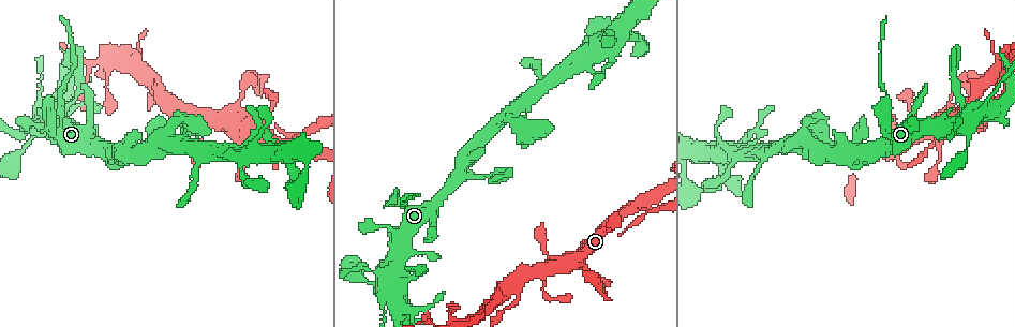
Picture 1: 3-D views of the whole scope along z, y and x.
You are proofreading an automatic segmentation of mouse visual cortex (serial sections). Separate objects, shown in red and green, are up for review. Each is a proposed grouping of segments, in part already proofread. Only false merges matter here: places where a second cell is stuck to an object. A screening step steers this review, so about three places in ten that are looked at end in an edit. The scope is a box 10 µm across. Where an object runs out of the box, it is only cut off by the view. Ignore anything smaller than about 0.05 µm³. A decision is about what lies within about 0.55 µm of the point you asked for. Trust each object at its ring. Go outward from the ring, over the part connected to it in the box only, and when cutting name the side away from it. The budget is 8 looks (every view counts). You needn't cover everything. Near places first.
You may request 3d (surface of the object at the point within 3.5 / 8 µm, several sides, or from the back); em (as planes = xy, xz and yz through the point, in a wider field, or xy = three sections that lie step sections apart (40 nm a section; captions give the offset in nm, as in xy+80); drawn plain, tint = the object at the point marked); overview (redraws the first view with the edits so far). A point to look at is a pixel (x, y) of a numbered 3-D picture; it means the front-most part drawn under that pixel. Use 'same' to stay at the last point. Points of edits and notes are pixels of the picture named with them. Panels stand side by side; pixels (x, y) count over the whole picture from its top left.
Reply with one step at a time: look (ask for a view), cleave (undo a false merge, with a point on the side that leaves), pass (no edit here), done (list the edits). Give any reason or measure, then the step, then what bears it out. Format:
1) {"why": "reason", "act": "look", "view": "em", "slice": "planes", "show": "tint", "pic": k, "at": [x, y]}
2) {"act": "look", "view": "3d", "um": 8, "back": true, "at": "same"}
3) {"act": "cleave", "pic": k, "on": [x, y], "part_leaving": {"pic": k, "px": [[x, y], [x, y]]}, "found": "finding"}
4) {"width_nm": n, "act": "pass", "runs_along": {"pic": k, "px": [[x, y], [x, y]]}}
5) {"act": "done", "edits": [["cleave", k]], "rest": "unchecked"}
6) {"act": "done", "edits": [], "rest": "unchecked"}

{"why": "sharp bend", "act": "look", "view": "3d", "um": 3.5, "pic": 1, "at": [620, 214]}

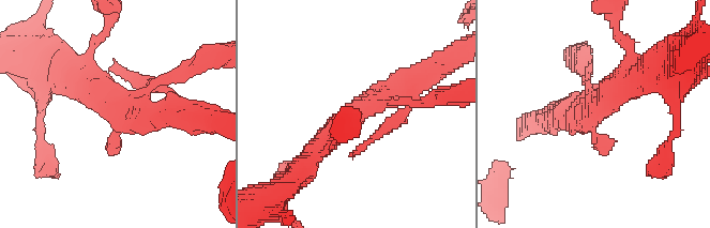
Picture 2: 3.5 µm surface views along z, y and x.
{"act": "look", "view": "em", "slice": "xy", "step": 1, "show": "tint", "pic": 2, "at": [596, 113]}

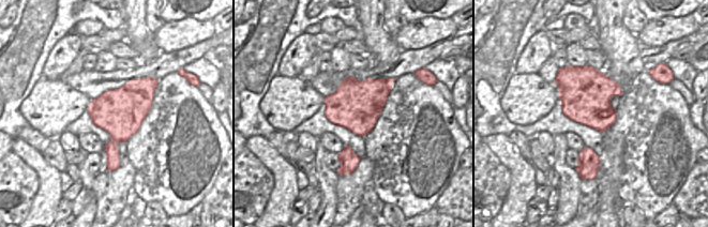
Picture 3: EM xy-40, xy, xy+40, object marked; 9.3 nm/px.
{"width_nm": 480, "act": "pass", "runs_along": {"pic": 2, "px": [[314, 153], [356, 111], [419, 74]]}, "found": "one cell here"}

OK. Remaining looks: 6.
{"why": "two arms in line, one across", "act": "look", "view": "3d", "um": 8, "pic": 1, "at": [216, 126]}

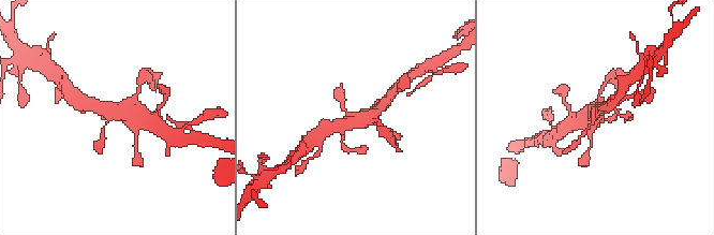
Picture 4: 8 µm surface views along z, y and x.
{"act": "look", "view": "3d", "um": 3.5, "at": "same"}

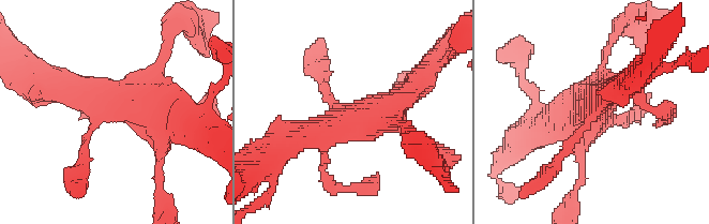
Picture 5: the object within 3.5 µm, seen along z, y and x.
{"act": "pass", "runs_along": {"pic": 5, "px": [[172, 117], [117, 107], [87, 133], [80, 163]]}, "found": "one cell here"}

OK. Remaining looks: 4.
{"why": "four or more arms meet", "act": "look", "view": "3d", "um": 3.5, "pic": 1, "at": [382, 284]}

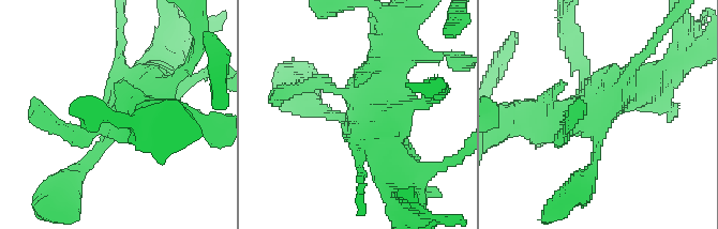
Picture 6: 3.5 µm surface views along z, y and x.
{"act": "look", "view": "em", "slice": "xy", "step": 1, "show": "tint", "pic": 6, "at": [598, 129]}

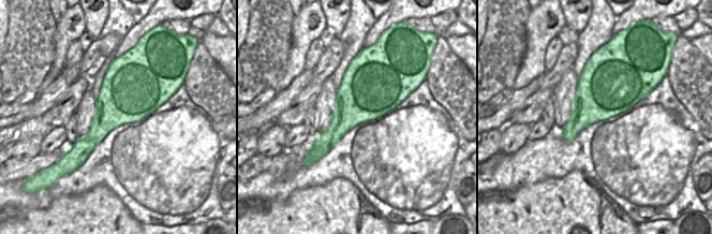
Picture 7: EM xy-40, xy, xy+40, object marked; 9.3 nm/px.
{"act": "look", "view": "em", "slice": "xy", "step": 3, "show": "tint", "at": "same"}

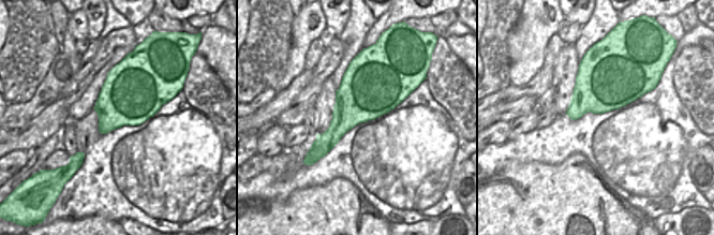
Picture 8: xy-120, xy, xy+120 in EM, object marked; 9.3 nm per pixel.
{"width_nm": 500, "act": "pass", "runs_along": {"pic": 6, "px": [[539, 115], [588, 111], [662, 72]]}, "found": "continuous, no second cell"}

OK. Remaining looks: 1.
{"act": "done", "edits": [], "rest": "unchecked"}

